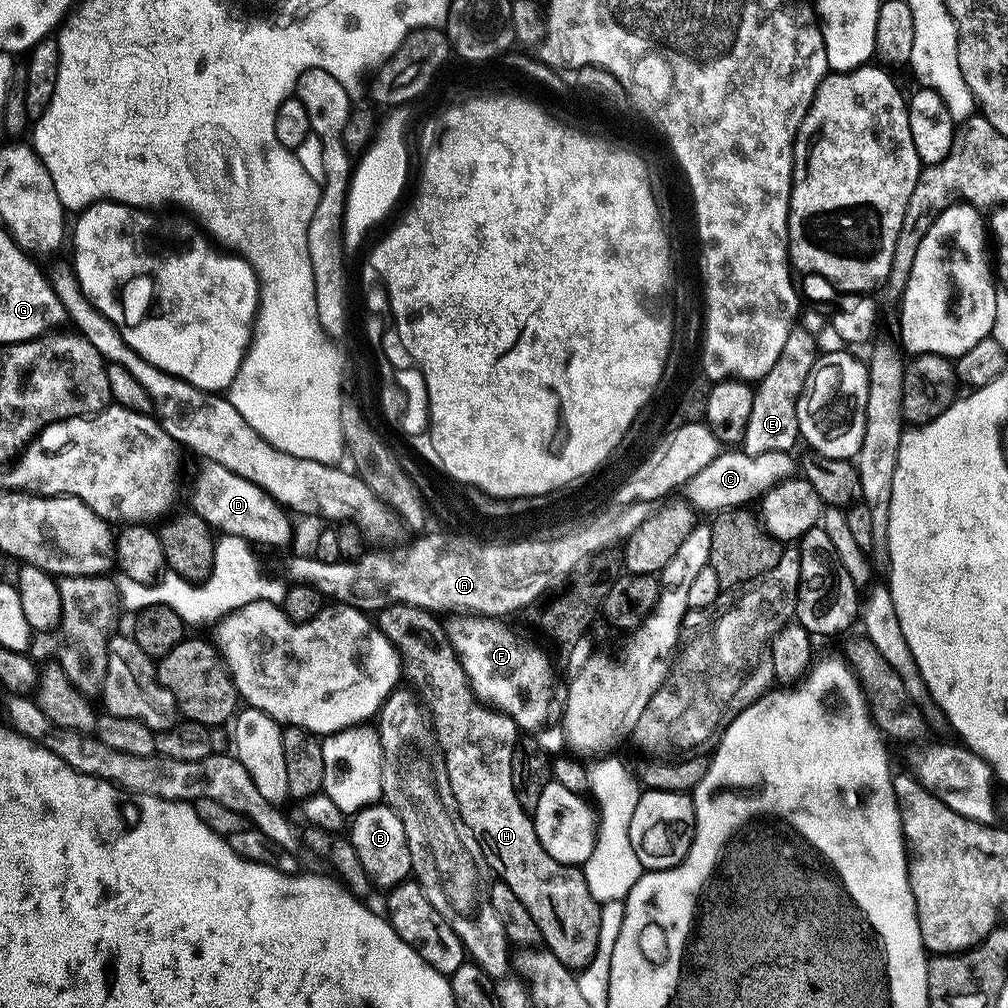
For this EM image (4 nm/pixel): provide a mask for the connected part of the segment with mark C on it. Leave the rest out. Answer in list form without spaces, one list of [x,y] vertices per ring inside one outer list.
[[[729,449],[704,467],[686,485],[687,503],[697,511],[715,514],[730,508],[743,507],[748,501],[755,501],[768,492],[774,485],[789,479],[796,470],[795,457],[784,451],[770,451],[768,454],[751,456],[743,450]]]

